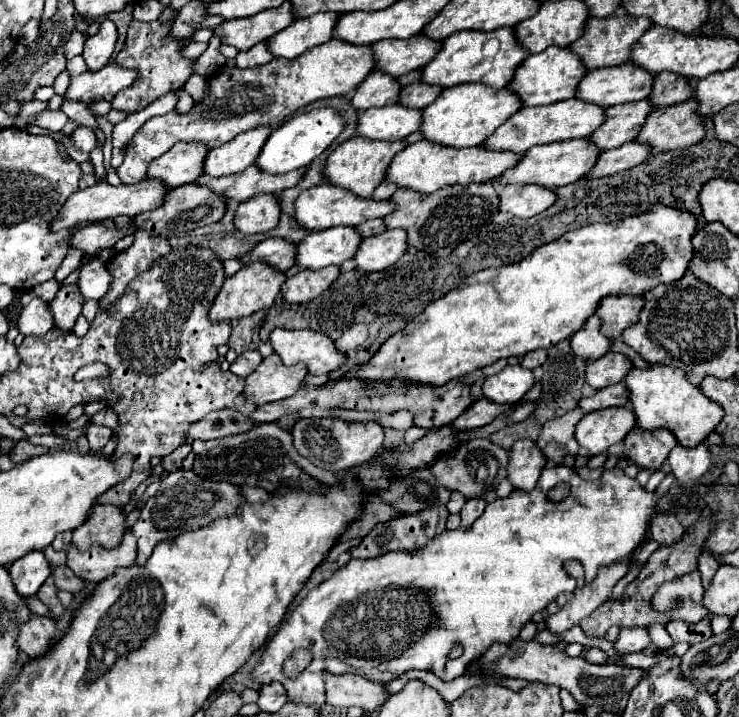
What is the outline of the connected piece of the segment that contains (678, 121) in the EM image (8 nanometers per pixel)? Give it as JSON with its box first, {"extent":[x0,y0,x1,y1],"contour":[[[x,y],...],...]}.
{"extent":[637,99,705,151],"contour":[[[693,99],[671,107],[659,107],[647,117],[637,135],[637,141],[659,151],[687,149],[703,139],[705,125],[701,115],[697,115],[697,103],[693,103]]]}

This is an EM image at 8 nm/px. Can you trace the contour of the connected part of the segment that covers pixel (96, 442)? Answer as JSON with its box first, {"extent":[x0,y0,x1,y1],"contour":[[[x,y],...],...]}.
{"extent":[87,425,113,451],"contour":[[[89,425],[87,429],[87,439],[89,439],[89,447],[93,451],[99,451],[105,447],[105,443],[111,439],[113,429],[109,427],[101,427],[101,425]]]}

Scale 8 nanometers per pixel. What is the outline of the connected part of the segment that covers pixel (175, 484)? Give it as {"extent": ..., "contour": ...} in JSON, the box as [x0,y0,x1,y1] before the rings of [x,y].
{"extent":[131,469,243,563],"contour":[[[177,469],[169,473],[161,481],[161,489],[157,491],[157,495],[153,495],[145,503],[139,521],[131,527],[131,533],[137,537],[137,563],[145,563],[153,547],[161,541],[175,539],[185,531],[195,531],[199,527],[205,527],[213,519],[235,515],[241,503],[243,497],[239,495],[237,485],[201,479],[193,471],[185,471],[185,469]]]}

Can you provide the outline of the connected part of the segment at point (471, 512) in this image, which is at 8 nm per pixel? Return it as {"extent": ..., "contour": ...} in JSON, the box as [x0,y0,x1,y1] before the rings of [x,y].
{"extent":[461,497,485,527],"contour":[[[475,497],[475,499],[467,499],[467,503],[461,509],[461,527],[471,527],[471,523],[481,517],[481,513],[485,511],[485,499]]]}

